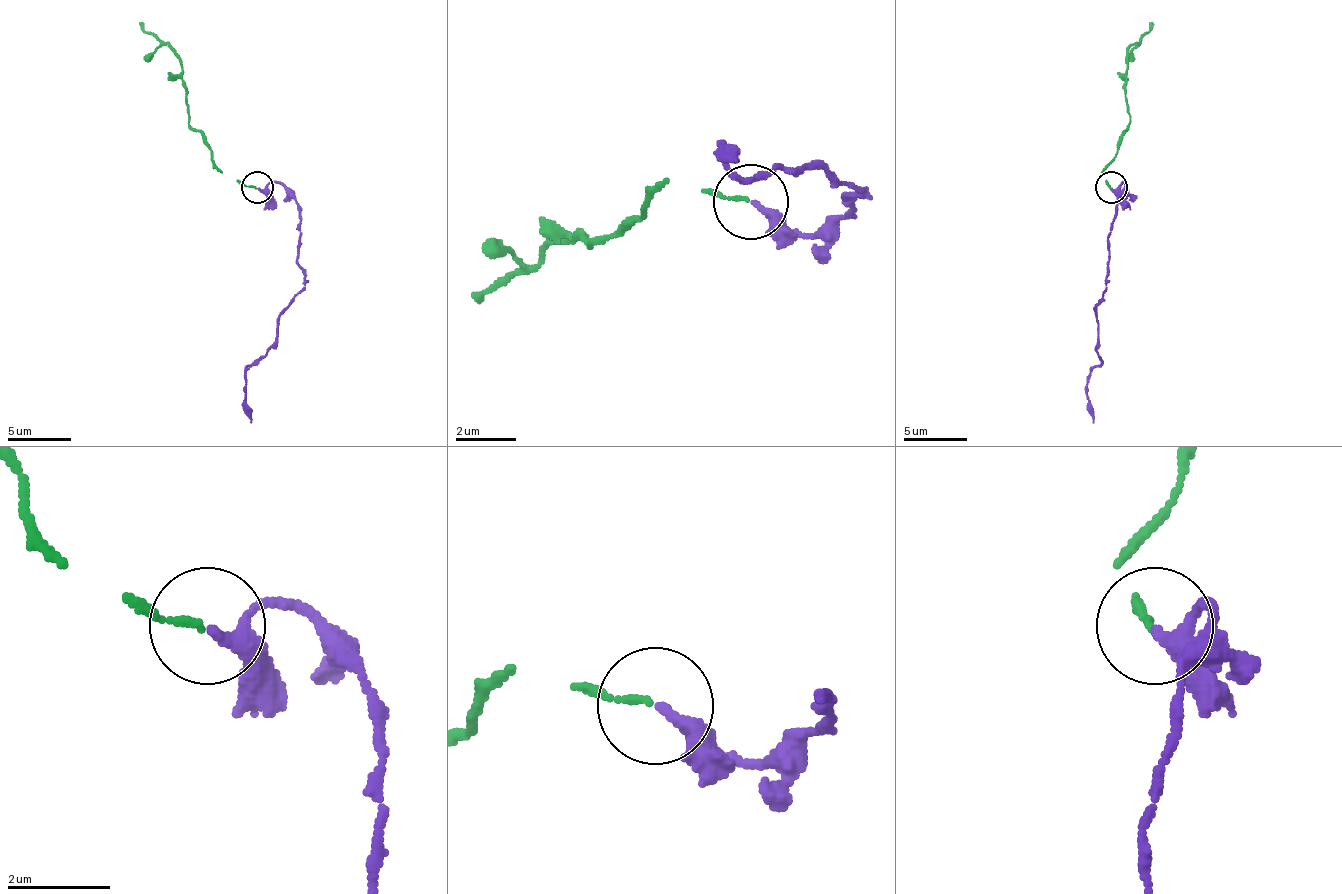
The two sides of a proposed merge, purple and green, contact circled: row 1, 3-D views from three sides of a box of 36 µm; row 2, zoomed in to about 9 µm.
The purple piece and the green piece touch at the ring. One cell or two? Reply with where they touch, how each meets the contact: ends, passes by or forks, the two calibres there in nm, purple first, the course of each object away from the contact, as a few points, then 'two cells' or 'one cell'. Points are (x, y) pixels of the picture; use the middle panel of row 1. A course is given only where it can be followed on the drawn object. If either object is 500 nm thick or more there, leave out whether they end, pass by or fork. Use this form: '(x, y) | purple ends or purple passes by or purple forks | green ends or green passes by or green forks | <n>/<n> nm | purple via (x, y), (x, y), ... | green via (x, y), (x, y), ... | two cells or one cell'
(751, 202) | purple passes by | green ends | 180/130 nm | purple via (753, 204), (805, 234), (843, 219), (858, 189), (813, 166), (745, 181), (722, 158), (722, 143), (738, 158) | green via (745, 196), (670, 181), (639, 219), (587, 249), (579, 234), (473, 302) | one cell

